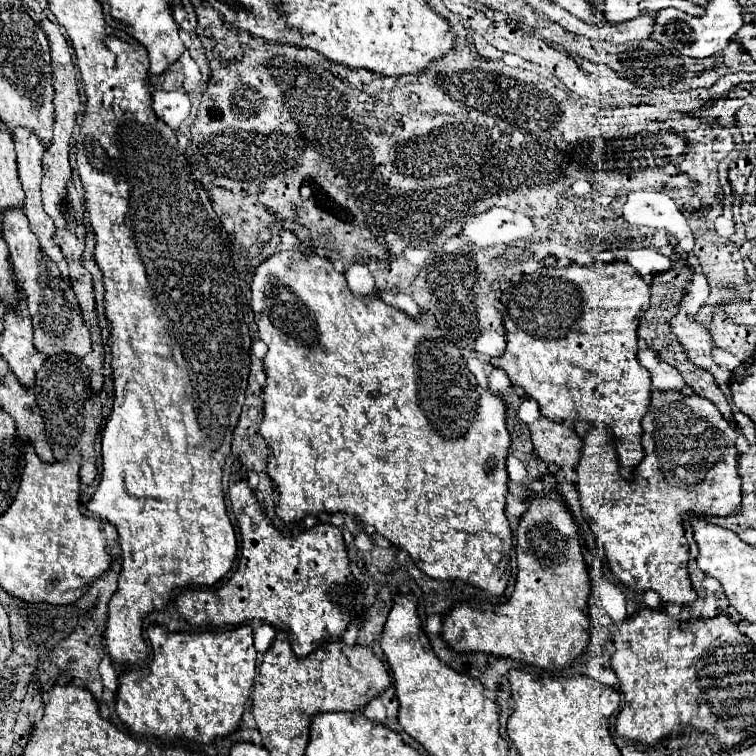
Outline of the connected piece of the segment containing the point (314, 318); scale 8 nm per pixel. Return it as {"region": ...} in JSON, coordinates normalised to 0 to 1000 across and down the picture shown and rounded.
{"region":[[[370,308],[370,324],[362,337],[357,337],[349,348],[336,356],[333,366],[333,411],[336,425],[341,430],[344,448],[354,456],[349,470],[352,480],[352,507],[347,512],[349,530],[349,554],[344,562],[344,575],[352,581],[357,604],[352,626],[365,642],[368,649],[368,671],[365,679],[373,689],[386,692],[399,687],[402,681],[423,681],[452,676],[474,687],[476,692],[492,694],[497,705],[511,710],[519,721],[532,724],[542,731],[548,745],[574,766],[608,766],[627,776],[646,782],[651,790],[664,790],[672,774],[672,734],[677,724],[677,702],[667,681],[669,665],[669,602],[675,591],[675,575],[669,567],[669,541],[659,522],[638,515],[630,499],[616,488],[614,475],[603,459],[603,454],[593,451],[574,417],[556,414],[553,419],[542,419],[529,409],[511,403],[503,393],[476,393],[460,382],[455,361],[444,358],[437,343],[423,340],[415,329],[402,327],[402,321],[386,308]]]}

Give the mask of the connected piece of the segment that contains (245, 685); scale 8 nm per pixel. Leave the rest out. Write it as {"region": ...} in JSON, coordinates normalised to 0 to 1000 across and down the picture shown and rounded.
{"region":[[[198,827],[194,841],[201,856],[201,872],[188,885],[172,885],[161,890],[153,914],[156,948],[180,972],[206,972],[221,979],[241,976],[257,983],[280,983],[286,975],[296,975],[312,967],[339,896],[339,858],[333,851],[333,829],[317,827],[296,835],[225,837],[212,827]]]}

